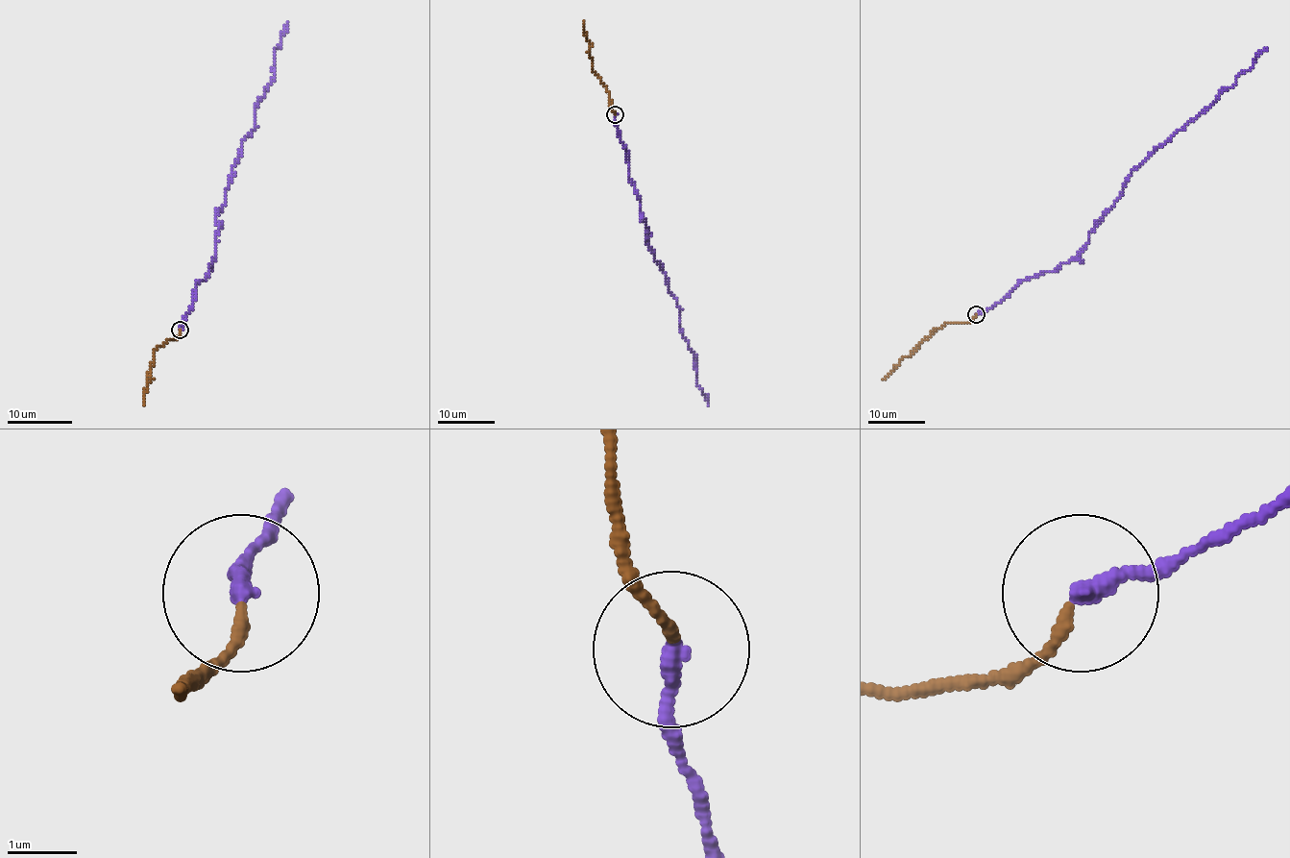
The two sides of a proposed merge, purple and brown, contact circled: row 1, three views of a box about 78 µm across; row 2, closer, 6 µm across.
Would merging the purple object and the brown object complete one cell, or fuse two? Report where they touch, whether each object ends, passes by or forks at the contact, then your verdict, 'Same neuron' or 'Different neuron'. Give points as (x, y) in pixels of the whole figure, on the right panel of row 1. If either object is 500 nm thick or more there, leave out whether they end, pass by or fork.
Place: (976, 314). At the ring purple ends. At the ring brown ends. Same neuron

